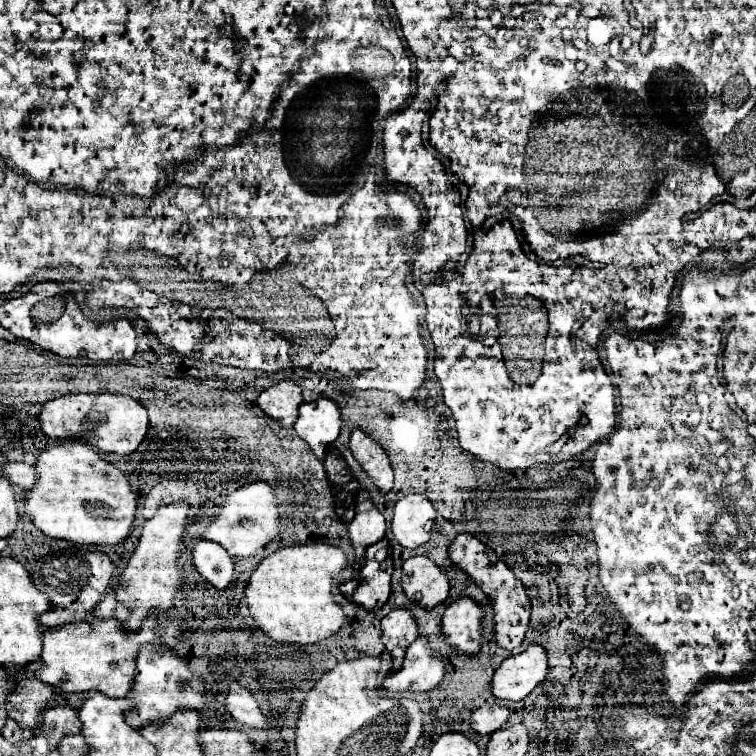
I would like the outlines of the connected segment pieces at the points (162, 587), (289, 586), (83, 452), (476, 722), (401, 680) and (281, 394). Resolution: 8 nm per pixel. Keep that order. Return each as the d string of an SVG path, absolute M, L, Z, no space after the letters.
M186 503L164 505L164 507L160 507L156 511L156 515L152 519L148 519L144 523L144 529L142 529L142 535L138 539L138 545L136 545L134 553L130 555L128 565L120 573L118 583L114 587L116 601L122 603L130 611L130 617L126 620L126 623L129 623L129 628L131 628L129 631L138 629L152 609L156 613L166 611L172 605L176 593L182 587L180 577L178 577L178 573L180 573L178 557L180 557L180 551L184 547L182 533L186 529L188 509L190 507Z
M308 543L280 549L260 561L244 587L246 605L258 629L278 643L316 643L338 633L346 621L342 607L334 603L330 579L344 571L346 555L340 547Z
M80 441L58 443L56 449L42 449L36 457L34 473L36 485L24 497L24 513L30 521L48 537L66 539L72 543L84 545L116 545L122 543L132 531L134 513L136 513L136 495L128 479L108 461L104 461L92 447Z
M484 705L480 709L476 709L470 717L470 729L476 735L492 735L496 729L504 727L508 721L510 711L506 707L496 707L492 709L490 705Z
M416 639L404 651L404 663L398 673L388 675L382 681L382 689L392 693L422 693L434 689L444 677L444 661L430 655L428 641Z
M280 381L258 397L258 407L282 427L292 427L298 417L298 407L302 403L302 391L294 381Z

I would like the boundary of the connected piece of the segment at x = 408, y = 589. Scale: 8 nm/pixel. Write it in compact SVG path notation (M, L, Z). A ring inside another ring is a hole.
M412 557L402 565L402 591L410 601L432 609L446 601L450 583L446 575L428 557Z

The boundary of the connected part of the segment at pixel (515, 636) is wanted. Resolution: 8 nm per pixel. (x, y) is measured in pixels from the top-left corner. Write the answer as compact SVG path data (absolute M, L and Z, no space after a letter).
M462 533L458 535L450 547L448 547L448 557L452 559L452 563L456 567L460 567L462 571L466 571L468 577L472 577L472 581L486 593L486 595L494 595L492 599L492 621L494 621L494 641L508 651L514 651L522 645L524 641L524 633L530 621L530 599L526 595L524 585L514 577L512 569L506 567L496 553L492 553L492 549L488 549L484 543L480 543L478 537L470 535L470 533Z

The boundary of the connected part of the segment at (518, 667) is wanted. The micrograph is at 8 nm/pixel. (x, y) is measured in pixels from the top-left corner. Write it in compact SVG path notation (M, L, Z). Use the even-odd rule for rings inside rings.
M528 645L522 653L510 655L500 663L492 677L492 695L496 699L522 701L538 683L546 679L548 657L544 647Z

